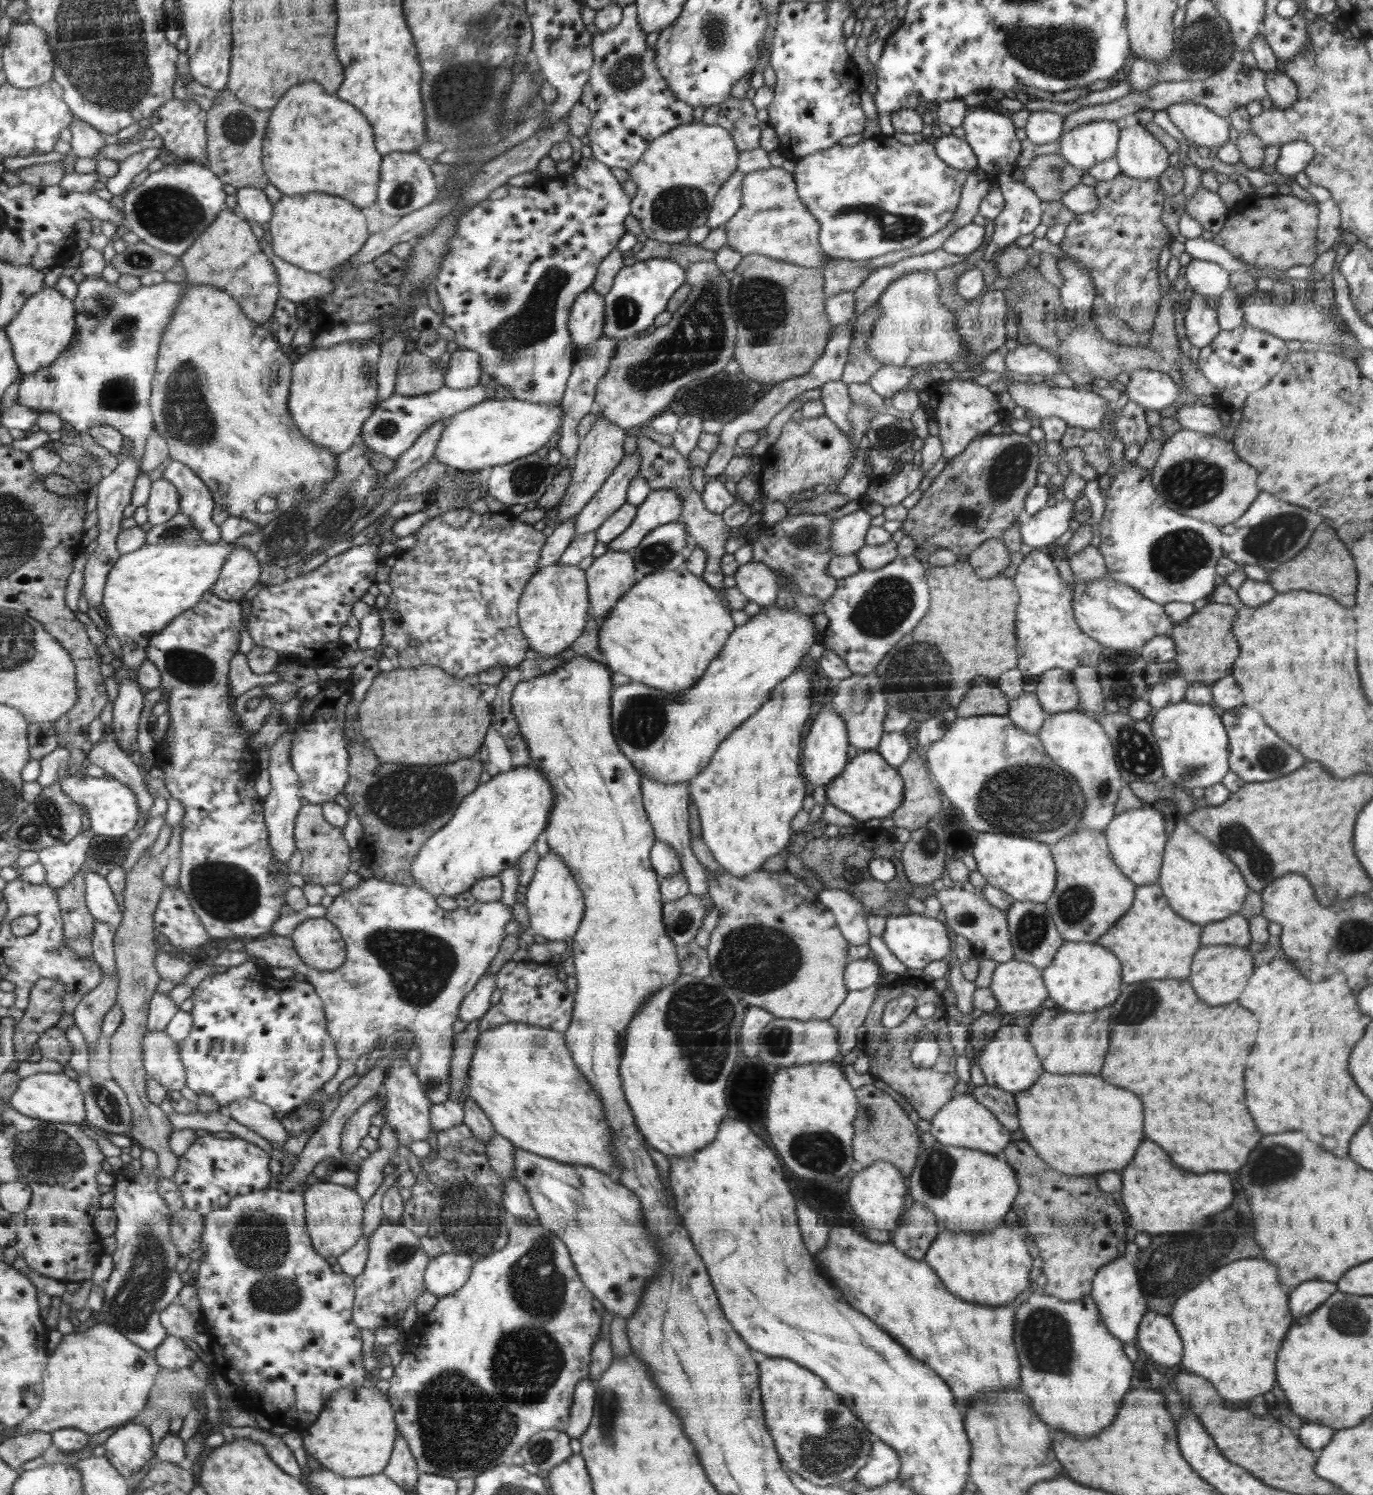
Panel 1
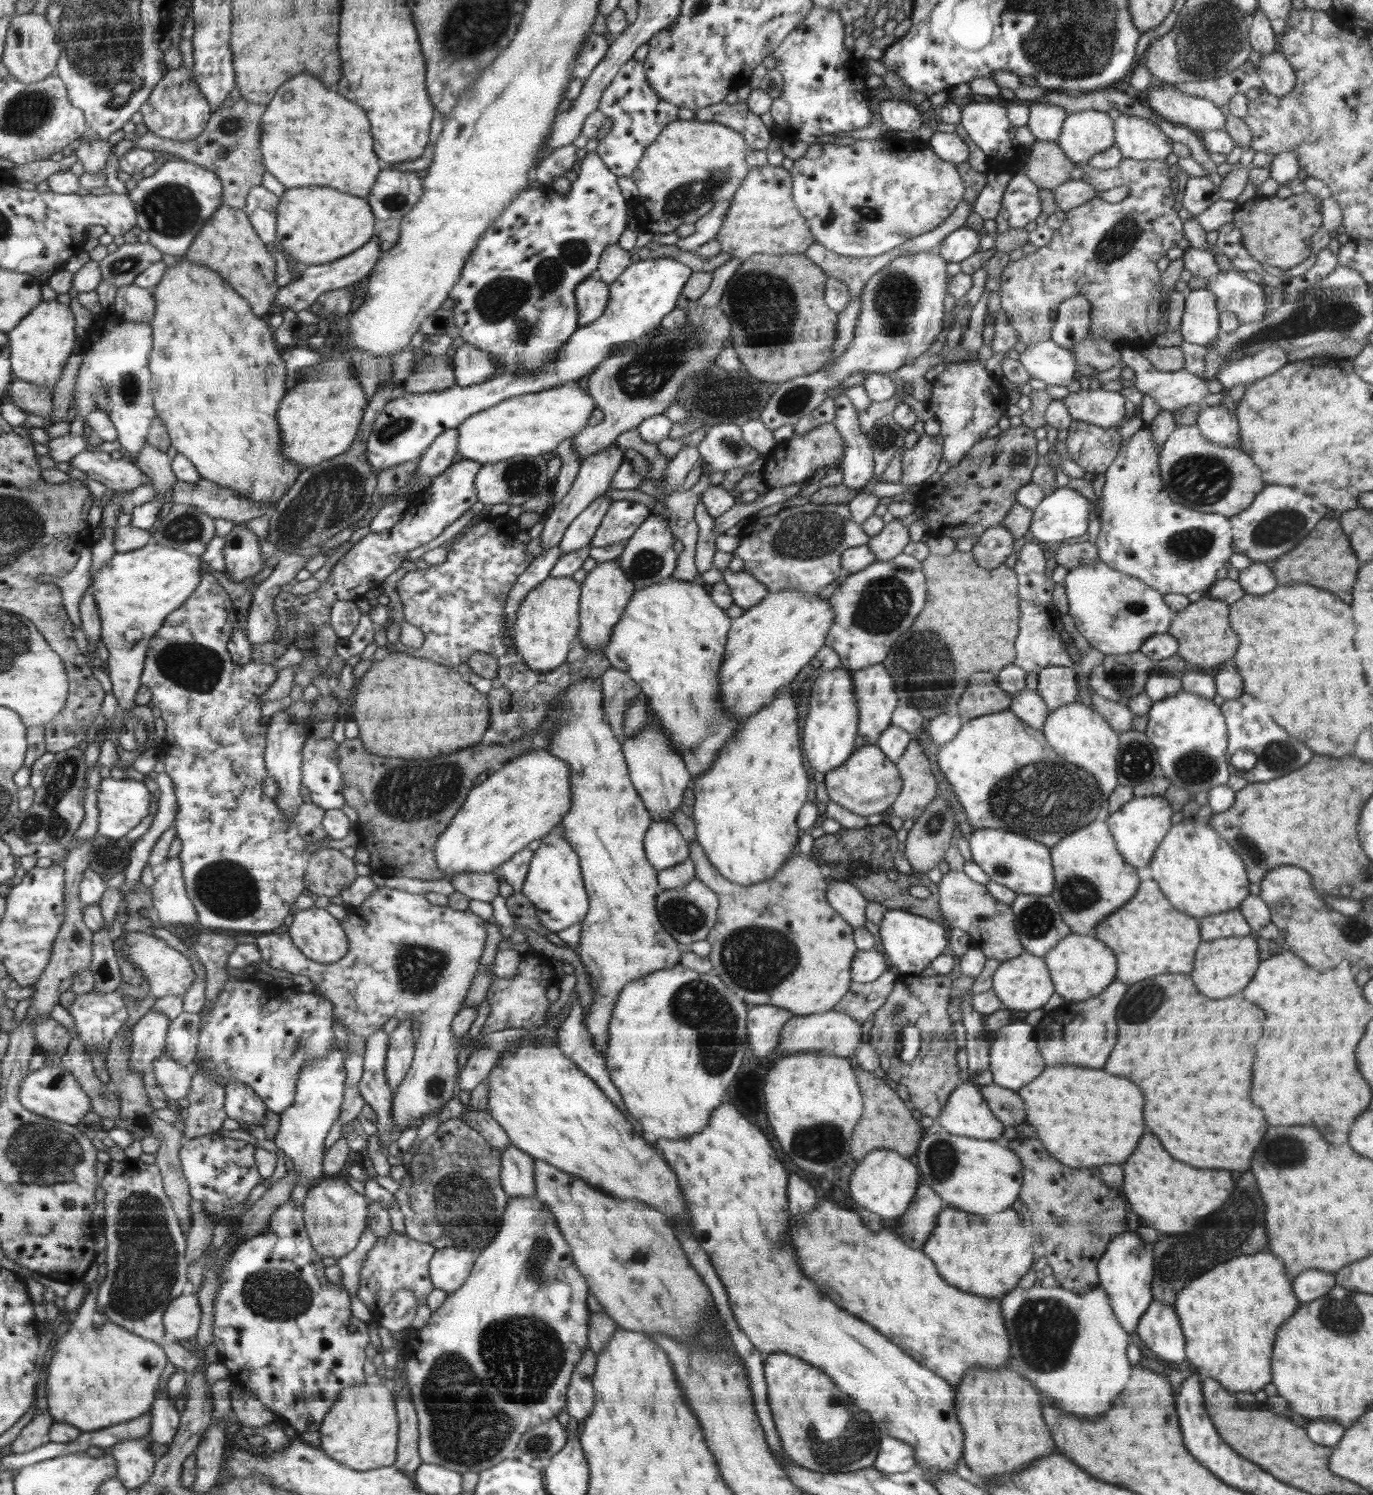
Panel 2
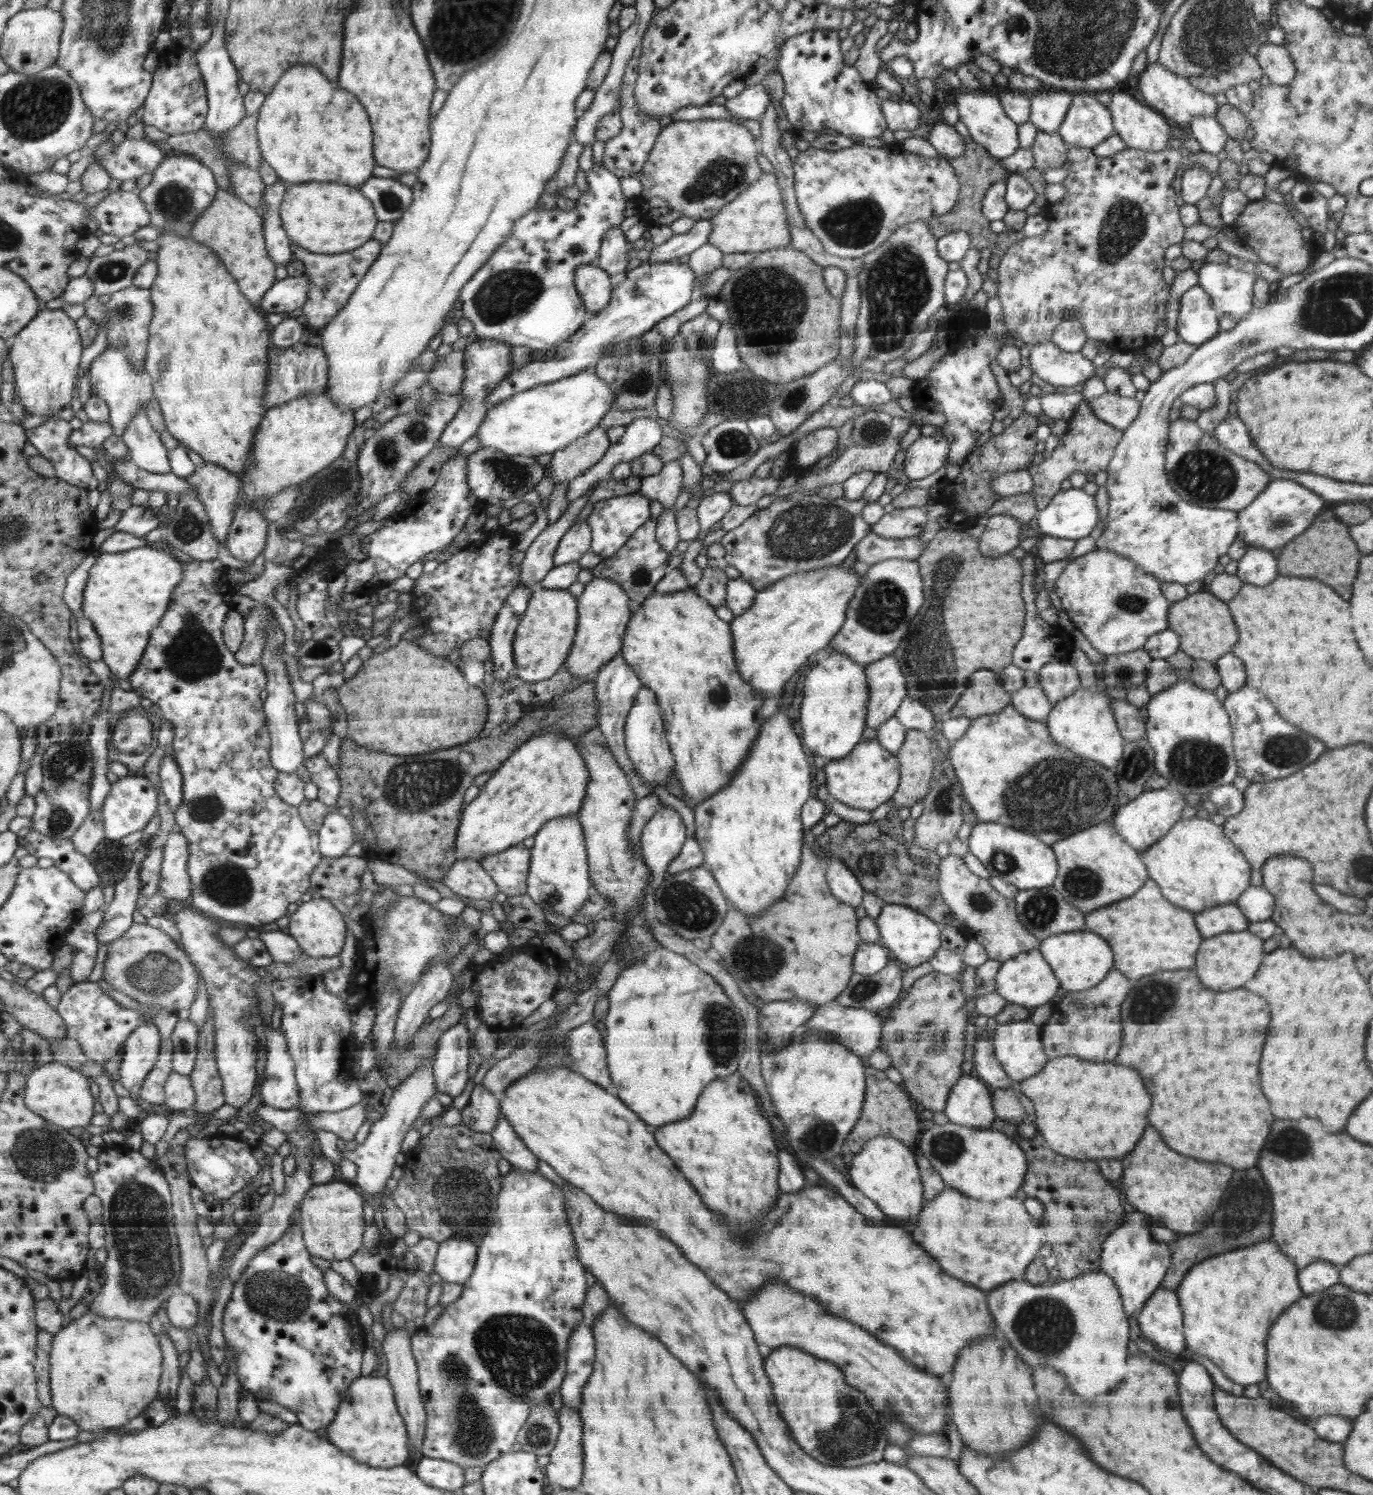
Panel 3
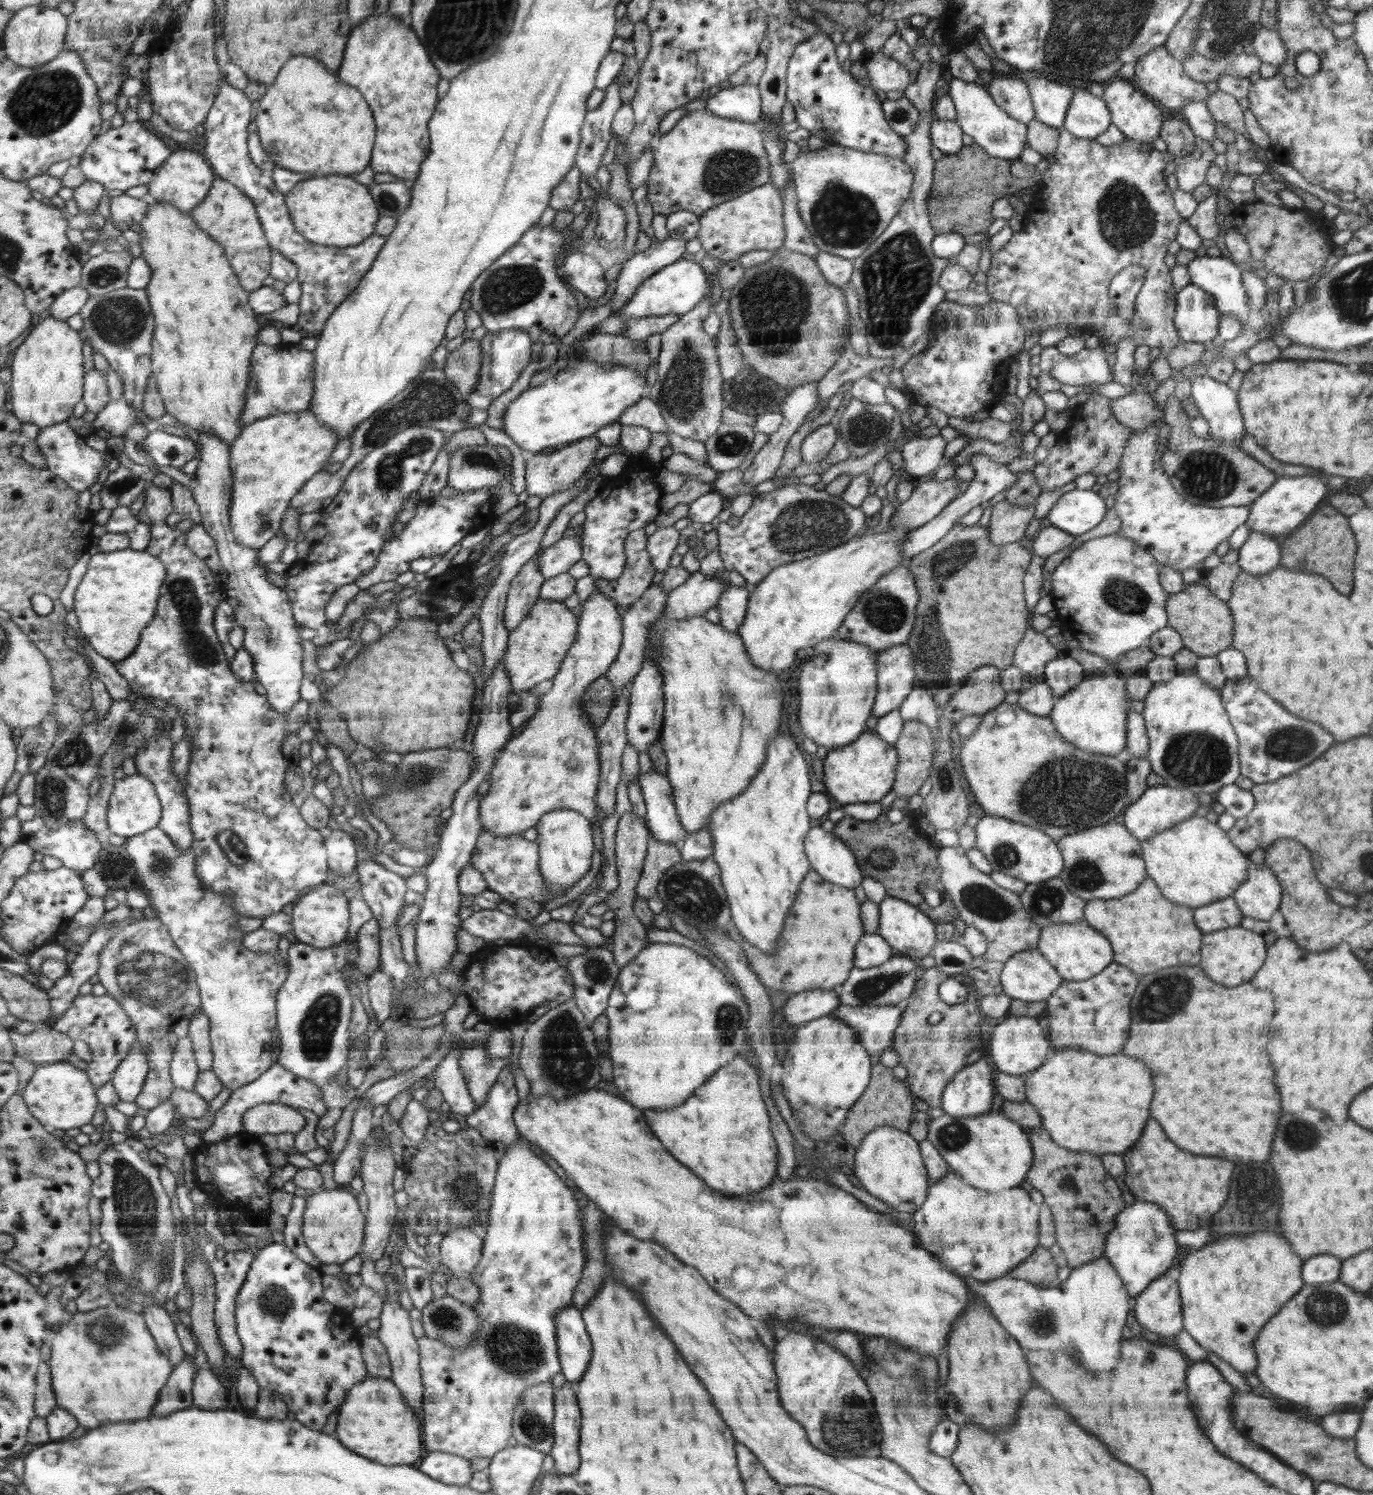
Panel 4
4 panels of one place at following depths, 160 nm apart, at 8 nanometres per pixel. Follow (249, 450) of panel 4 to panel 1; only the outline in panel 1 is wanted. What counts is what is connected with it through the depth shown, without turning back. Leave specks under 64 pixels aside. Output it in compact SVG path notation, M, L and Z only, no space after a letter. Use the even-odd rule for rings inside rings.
M377 340L344 341L301 355L293 366L289 410L302 434L335 455L346 452L361 436L366 420L377 407L376 368L380 358ZM232 546L233 552L211 591L222 600L240 601L259 582L261 565L245 547Z

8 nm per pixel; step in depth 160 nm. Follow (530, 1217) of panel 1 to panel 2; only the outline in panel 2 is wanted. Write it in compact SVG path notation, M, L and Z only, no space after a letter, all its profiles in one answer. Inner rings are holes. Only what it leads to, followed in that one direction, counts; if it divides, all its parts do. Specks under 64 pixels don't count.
M512 1144L501 1153L501 1182L509 1198L535 1196L534 1161Z

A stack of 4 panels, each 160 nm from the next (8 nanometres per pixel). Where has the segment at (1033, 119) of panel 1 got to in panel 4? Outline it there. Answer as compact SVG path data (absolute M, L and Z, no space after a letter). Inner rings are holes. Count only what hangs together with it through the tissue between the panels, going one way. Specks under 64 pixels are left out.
M1028 75L1026 83L1035 110L1034 119L1058 130L1063 127L1075 88L1039 75Z

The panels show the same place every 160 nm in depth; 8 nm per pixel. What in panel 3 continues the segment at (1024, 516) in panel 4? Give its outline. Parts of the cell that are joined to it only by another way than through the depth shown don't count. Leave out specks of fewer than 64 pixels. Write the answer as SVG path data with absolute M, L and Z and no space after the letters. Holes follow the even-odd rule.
M1009 514L985 519L985 529L979 536L980 551L988 558L998 558L1016 548L1023 537L1021 522Z

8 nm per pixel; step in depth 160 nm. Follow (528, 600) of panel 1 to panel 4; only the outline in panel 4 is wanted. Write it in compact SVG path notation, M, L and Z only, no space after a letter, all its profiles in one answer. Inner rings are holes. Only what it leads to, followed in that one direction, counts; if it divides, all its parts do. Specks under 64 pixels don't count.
M538 602L534 614L509 634L508 644L503 660L506 676L511 680L512 692L524 692L536 684L554 678L562 660L568 656L569 649L576 638L576 616L562 602Z

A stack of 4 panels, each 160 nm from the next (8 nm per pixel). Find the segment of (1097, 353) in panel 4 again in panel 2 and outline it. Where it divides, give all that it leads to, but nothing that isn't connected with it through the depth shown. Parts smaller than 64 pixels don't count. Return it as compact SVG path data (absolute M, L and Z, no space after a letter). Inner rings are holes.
M1051 338L1026 347L1024 352L1020 353L1019 361L1031 378L1043 380L1048 385L1068 385L1077 371L1077 360L1074 360L1073 350L1058 346Z

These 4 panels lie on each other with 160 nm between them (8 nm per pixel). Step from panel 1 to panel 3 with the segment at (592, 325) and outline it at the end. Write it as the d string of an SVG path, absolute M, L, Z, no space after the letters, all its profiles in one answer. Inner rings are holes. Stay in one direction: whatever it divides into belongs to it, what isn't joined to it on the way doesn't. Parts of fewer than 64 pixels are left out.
M594 264L576 268L576 290L592 315L600 313L612 300L614 282L608 272Z

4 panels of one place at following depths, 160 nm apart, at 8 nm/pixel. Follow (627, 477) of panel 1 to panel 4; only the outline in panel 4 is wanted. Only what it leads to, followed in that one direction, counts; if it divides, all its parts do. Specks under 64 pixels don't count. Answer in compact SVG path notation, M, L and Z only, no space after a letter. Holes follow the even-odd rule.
M579 536L562 537L539 554L539 569L545 580L565 573L582 561L583 544Z

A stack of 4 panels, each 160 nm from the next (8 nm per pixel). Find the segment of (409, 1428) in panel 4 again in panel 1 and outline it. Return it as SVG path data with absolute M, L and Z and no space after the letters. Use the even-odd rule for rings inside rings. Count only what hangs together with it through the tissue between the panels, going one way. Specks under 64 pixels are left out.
M347 1386L334 1392L317 1420L300 1433L306 1454L320 1462L321 1468L332 1470L342 1478L381 1473L389 1464L400 1435L396 1411L386 1397L375 1387Z

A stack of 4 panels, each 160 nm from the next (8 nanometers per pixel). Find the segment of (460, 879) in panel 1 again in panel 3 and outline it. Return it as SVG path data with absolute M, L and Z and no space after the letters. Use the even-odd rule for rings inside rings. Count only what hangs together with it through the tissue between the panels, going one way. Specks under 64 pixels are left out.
M546 733L518 747L498 770L493 771L489 781L479 788L479 794L466 805L462 814L461 828L458 829L458 846L460 858L476 858L479 862L489 854L503 852L511 846L521 844L525 838L534 836L542 825L562 816L575 816L584 804L586 789L589 784L589 769L585 759L576 750L574 742L564 740L562 733Z

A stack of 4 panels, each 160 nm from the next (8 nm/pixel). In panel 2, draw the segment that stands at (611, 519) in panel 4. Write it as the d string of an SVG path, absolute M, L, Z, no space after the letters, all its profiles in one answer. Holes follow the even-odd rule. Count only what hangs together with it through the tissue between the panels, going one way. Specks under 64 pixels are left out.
M614 500L590 544L594 547L603 547L628 540L651 514L652 511L645 504Z

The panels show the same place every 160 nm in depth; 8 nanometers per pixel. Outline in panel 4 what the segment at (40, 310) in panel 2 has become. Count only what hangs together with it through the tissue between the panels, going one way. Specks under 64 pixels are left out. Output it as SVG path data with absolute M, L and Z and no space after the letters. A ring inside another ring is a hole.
M54 315L41 319L28 338L17 349L13 362L13 382L9 392L13 410L25 423L39 424L43 429L58 425L82 399L82 340L66 321Z

